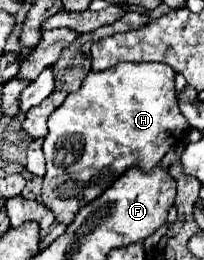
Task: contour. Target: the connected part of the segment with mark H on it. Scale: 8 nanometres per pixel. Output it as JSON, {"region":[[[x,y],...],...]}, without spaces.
{"region":[[[126,62],[116,64],[104,72],[90,72],[78,92],[68,94],[64,104],[56,108],[48,118],[48,134],[44,138],[46,154],[46,176],[42,186],[42,202],[54,212],[58,224],[72,224],[76,212],[94,202],[126,168],[138,162],[142,170],[152,170],[164,154],[184,136],[188,122],[178,108],[174,92],[172,66],[164,62]]]}

